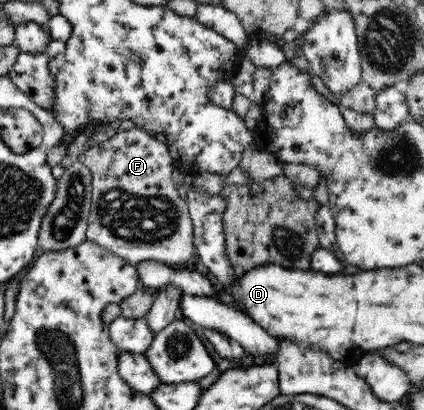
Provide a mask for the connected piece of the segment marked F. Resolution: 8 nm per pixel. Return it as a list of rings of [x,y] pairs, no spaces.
[[[141,129],[118,131],[112,138],[94,145],[77,160],[90,169],[92,175],[91,209],[86,236],[88,240],[107,248],[116,256],[137,265],[142,261],[158,261],[183,267],[195,259],[194,229],[187,201],[177,192],[170,179],[176,165],[166,143],[150,137]]]

